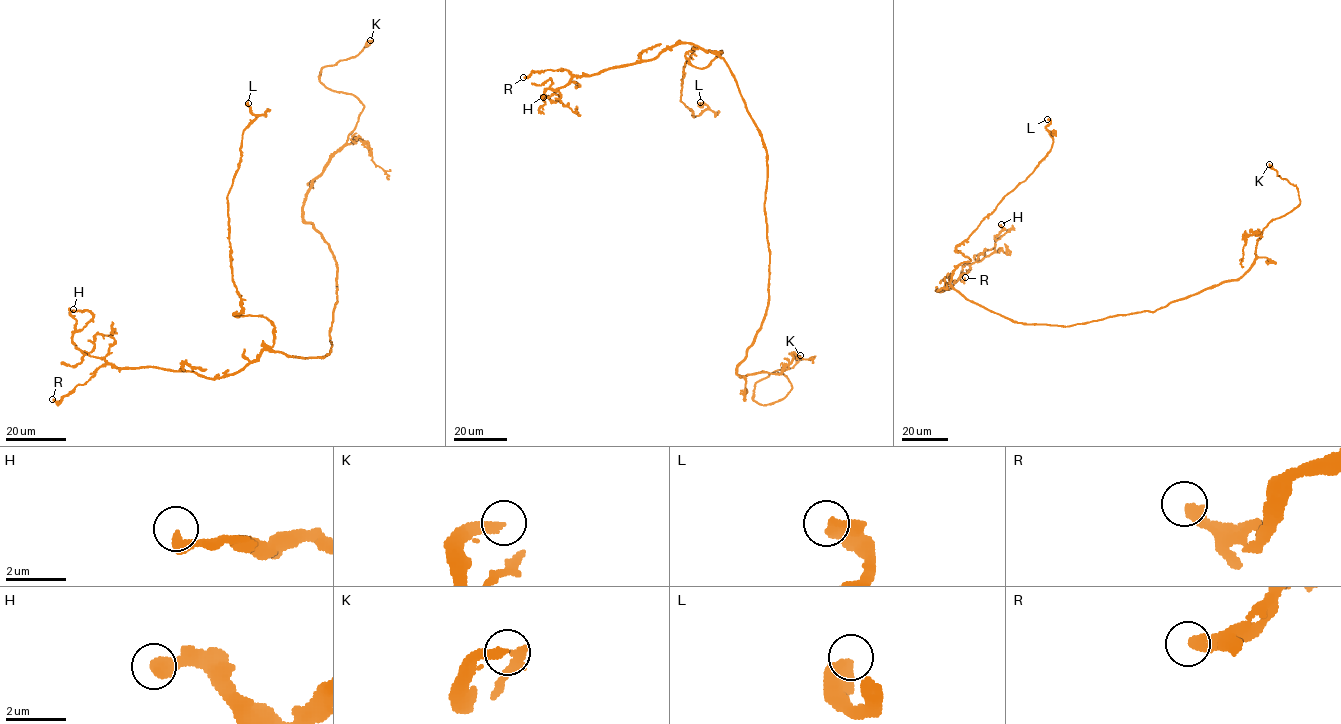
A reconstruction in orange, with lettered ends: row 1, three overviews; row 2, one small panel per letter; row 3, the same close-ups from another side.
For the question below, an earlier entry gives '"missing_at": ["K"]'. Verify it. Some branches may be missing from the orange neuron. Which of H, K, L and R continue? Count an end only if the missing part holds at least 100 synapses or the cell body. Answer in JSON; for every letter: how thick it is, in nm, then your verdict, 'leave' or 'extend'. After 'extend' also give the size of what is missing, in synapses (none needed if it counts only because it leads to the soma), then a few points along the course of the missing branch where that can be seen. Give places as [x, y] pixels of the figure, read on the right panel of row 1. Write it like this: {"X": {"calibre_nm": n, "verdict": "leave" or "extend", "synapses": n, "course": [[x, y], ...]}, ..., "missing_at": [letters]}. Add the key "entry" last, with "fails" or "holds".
{"H": {"calibre_nm": 400, "verdict": "leave"}, "K": {"calibre_nm": 320, "verdict": "extend"}, "L": {"calibre_nm": 440, "verdict": "leave"}, "R": {"calibre_nm": 360, "verdict": "leave"}, "missing_at": ["K"], "entry": "holds"}

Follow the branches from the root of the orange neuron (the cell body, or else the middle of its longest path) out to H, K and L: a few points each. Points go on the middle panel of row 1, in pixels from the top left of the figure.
H: (764, 201), (762, 135), (709, 51), (676, 43), (543, 97)
K: (764, 201), (768, 304), (737, 374), (785, 375), (791, 391), (771, 404), (753, 400), (755, 385), (800, 355)
L: (764, 201), (766, 148), (720, 51), (702, 68), (685, 55), (693, 48), (681, 101), (694, 117), (700, 102)

